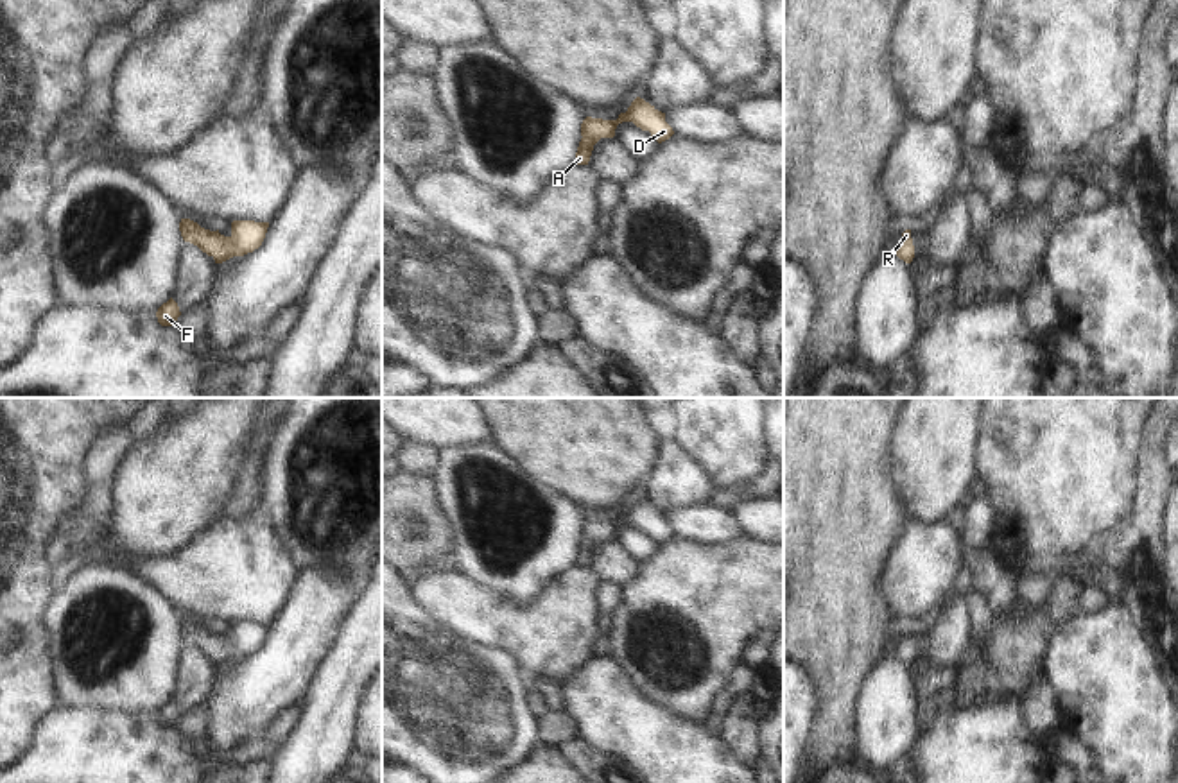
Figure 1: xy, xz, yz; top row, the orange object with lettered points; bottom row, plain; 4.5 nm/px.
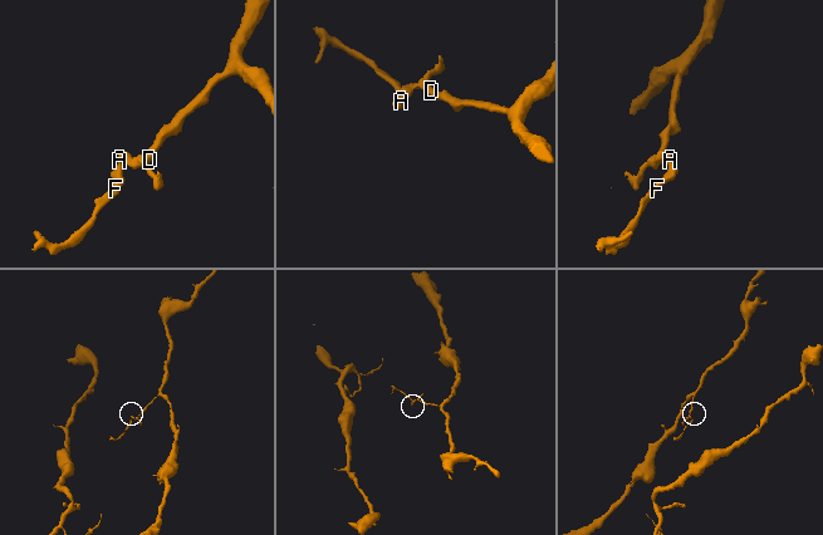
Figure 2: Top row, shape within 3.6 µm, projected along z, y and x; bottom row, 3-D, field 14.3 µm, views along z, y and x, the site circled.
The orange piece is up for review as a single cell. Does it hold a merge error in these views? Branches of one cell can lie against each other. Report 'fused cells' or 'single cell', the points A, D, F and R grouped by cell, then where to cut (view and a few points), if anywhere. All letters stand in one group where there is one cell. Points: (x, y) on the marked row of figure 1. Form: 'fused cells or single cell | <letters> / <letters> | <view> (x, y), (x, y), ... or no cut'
single cell | A D F R | no cut

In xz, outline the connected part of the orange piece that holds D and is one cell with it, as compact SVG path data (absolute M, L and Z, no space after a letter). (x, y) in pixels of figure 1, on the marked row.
M637 97L628 108L628 111L620 113L617 120L602 120L592 116L586 116L583 120L583 138L579 142L574 163L588 165L593 145L601 138L613 138L617 125L622 122L633 122L642 131L649 131L658 143L669 140L674 134L672 127L665 122L665 113L658 111L644 99Z

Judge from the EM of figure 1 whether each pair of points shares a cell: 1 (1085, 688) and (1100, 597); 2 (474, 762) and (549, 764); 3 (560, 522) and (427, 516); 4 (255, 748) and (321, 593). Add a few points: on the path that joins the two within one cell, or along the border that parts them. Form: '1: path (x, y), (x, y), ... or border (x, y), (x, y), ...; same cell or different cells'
1: border (1112, 604), (1094, 613), (1083, 613); different cells
2: border (540, 744), (519, 764); different cells
3: border (429, 477), (436, 488), (436, 502), (454, 534); different cells
4: border (259, 735), (232, 748), (217, 748); different cells

